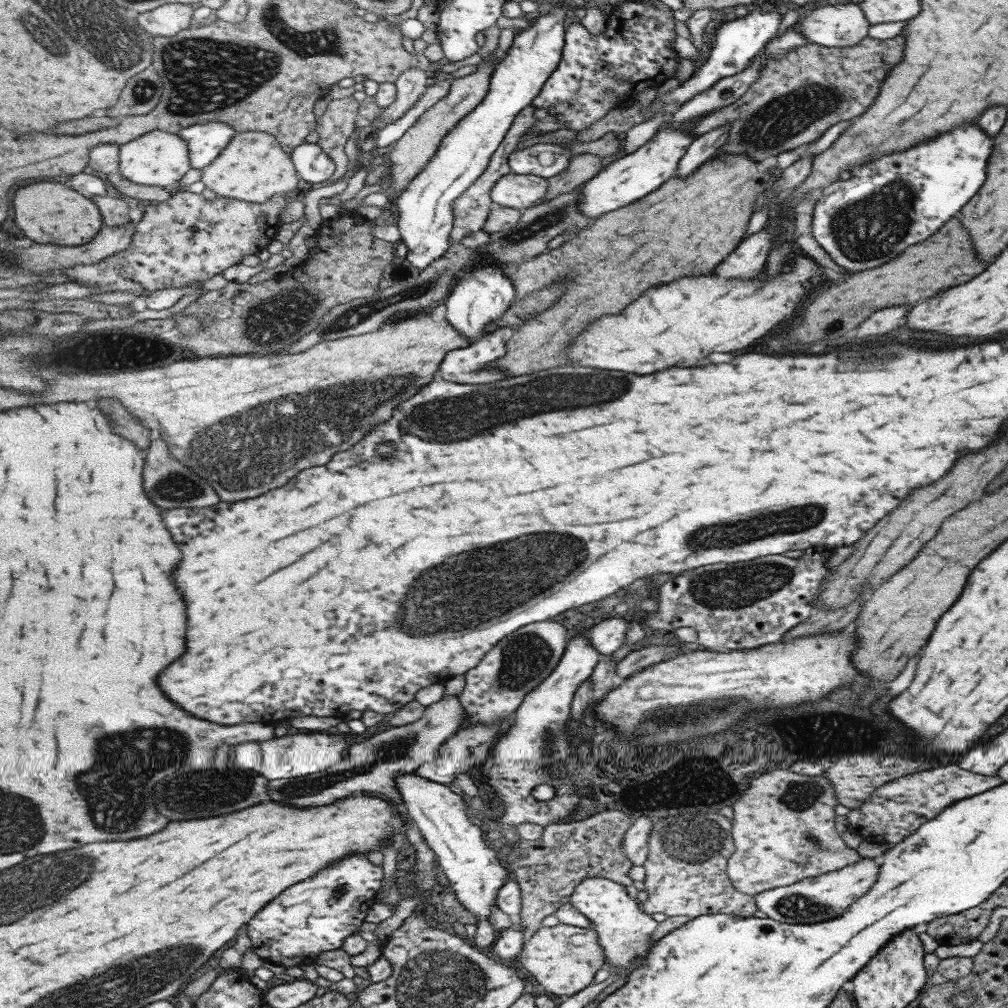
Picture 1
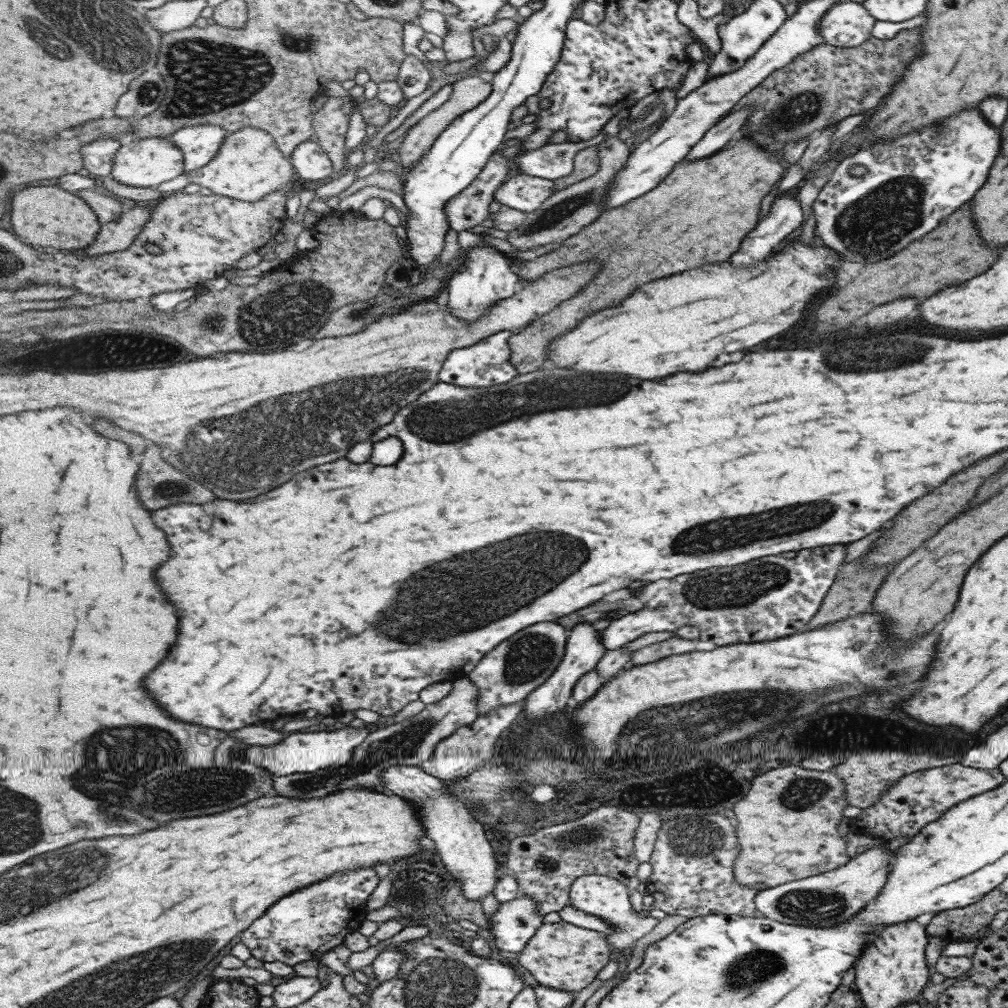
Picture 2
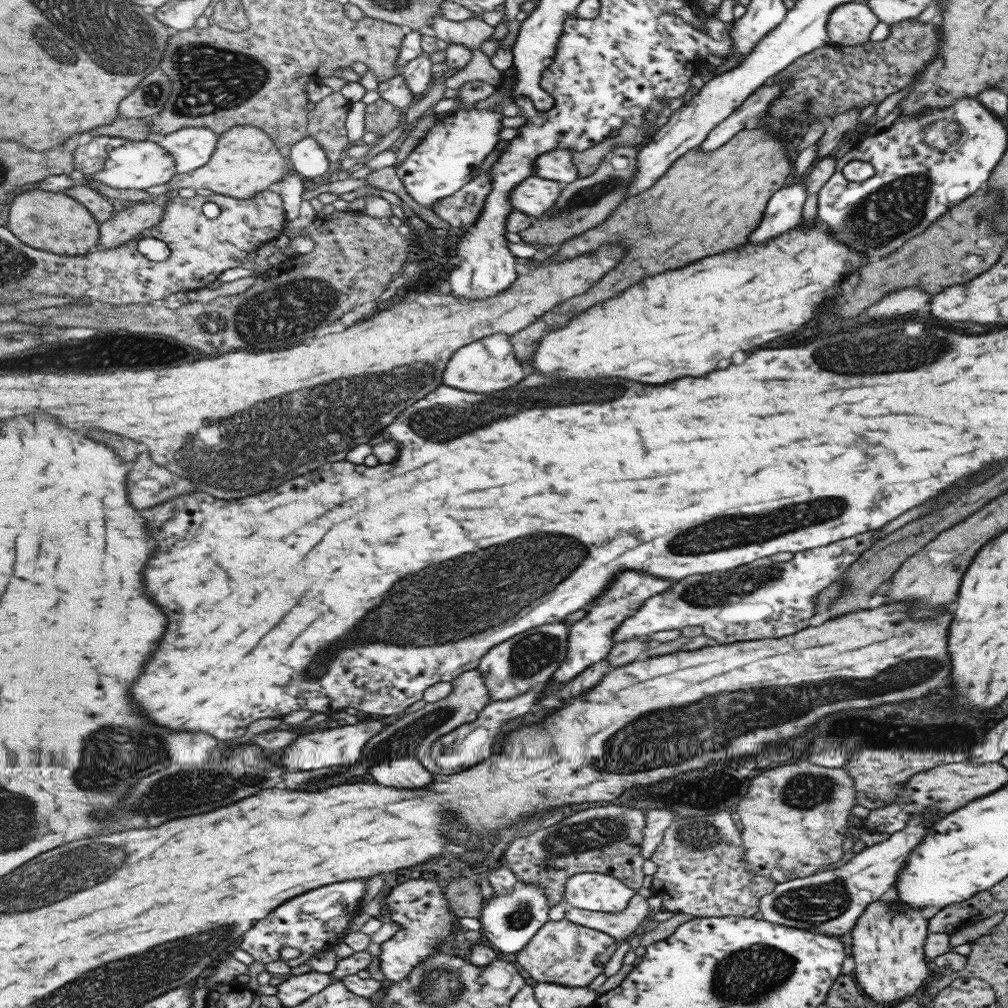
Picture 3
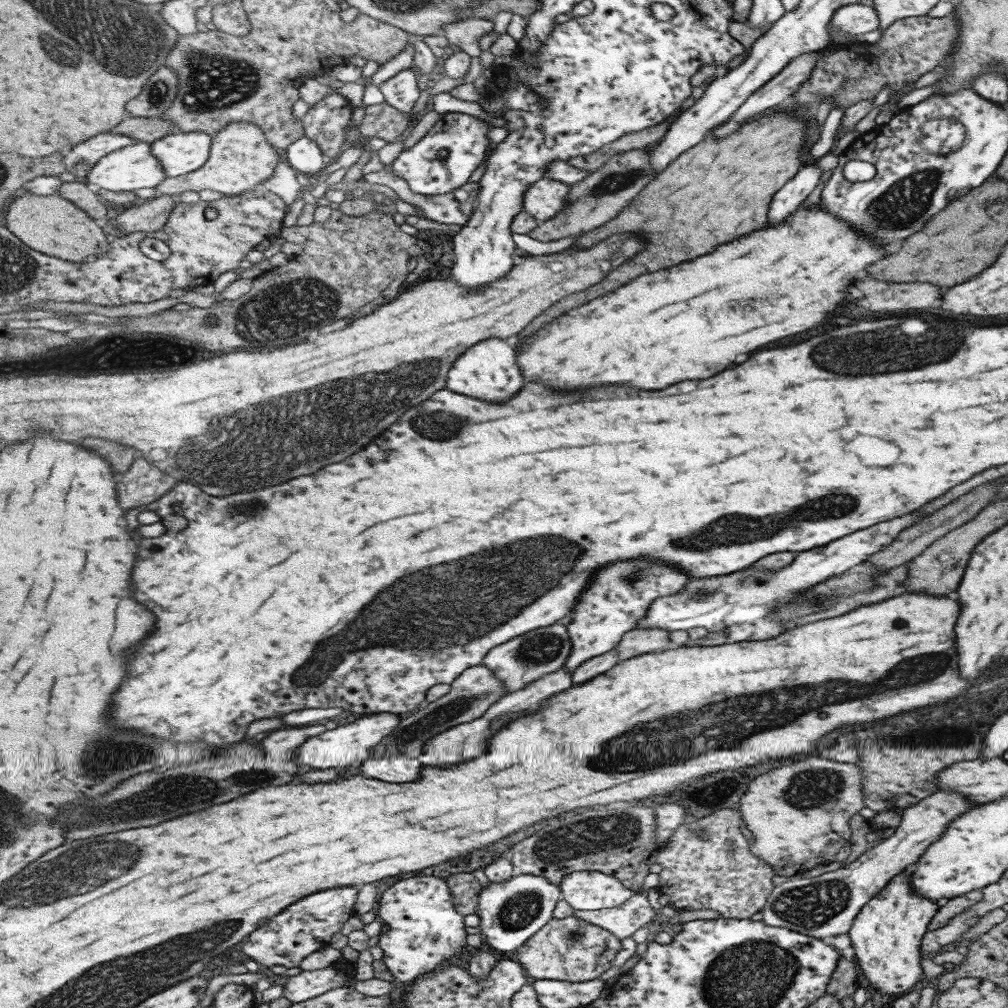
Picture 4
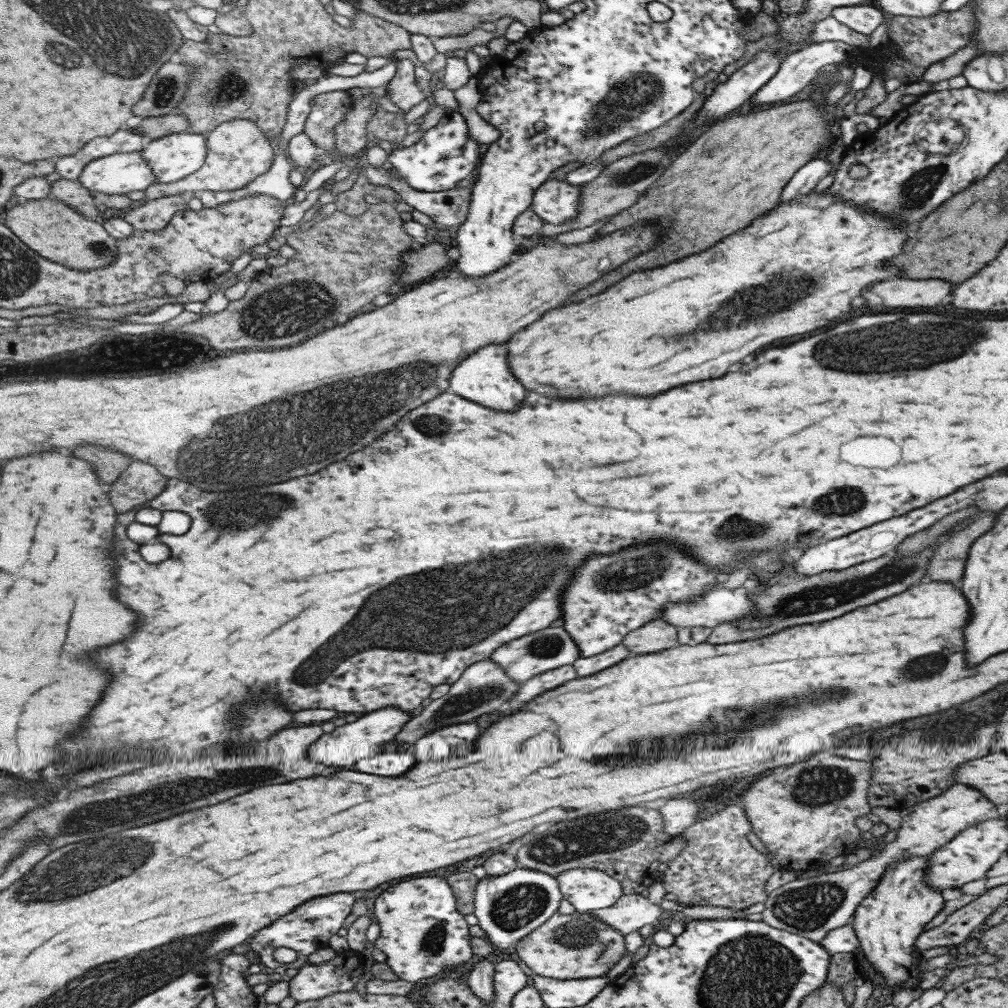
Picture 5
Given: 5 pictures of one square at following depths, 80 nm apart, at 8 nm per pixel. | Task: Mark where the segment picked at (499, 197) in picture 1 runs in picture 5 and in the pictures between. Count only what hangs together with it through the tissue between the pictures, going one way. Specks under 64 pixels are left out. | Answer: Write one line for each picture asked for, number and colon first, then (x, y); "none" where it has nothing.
2: (527, 193)
3: (536, 196)
4: (547, 198)
5: (557, 201)

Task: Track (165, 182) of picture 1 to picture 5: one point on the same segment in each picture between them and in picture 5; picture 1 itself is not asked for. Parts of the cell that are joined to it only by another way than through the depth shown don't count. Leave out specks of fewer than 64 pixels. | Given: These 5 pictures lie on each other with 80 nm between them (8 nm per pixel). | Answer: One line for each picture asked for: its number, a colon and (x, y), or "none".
2: (148, 162)
3: (137, 165)
4: (135, 167)
5: (124, 172)

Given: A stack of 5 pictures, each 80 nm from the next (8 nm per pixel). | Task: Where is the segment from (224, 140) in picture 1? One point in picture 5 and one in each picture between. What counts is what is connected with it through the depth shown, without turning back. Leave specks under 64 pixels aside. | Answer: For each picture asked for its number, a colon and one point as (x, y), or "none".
2: (200, 144)
3: (191, 148)
4: (181, 152)
5: (174, 157)

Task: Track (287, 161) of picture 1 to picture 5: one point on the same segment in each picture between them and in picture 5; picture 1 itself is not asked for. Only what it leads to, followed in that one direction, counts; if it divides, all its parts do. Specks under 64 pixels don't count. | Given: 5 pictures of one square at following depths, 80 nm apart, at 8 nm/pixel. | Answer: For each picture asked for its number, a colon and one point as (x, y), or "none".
2: (249, 166)
3: (246, 161)
4: (241, 157)
5: (239, 151)

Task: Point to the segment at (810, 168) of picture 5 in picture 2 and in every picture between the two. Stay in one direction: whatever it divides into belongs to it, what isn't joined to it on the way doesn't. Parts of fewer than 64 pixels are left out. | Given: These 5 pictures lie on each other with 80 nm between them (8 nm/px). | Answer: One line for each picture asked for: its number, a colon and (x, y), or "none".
2: (784, 216)
3: (783, 211)
4: (791, 195)

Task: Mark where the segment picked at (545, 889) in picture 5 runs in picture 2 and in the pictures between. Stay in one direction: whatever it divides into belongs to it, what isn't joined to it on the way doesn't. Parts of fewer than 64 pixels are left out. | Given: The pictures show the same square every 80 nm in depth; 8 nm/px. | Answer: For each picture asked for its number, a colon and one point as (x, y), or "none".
2: (515, 923)
3: (509, 922)
4: (511, 913)

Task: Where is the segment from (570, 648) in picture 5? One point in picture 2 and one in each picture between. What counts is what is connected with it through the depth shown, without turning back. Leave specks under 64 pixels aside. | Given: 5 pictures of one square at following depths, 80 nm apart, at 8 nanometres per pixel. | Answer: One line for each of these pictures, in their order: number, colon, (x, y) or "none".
2: (512, 671)
3: (510, 669)
4: (521, 661)

